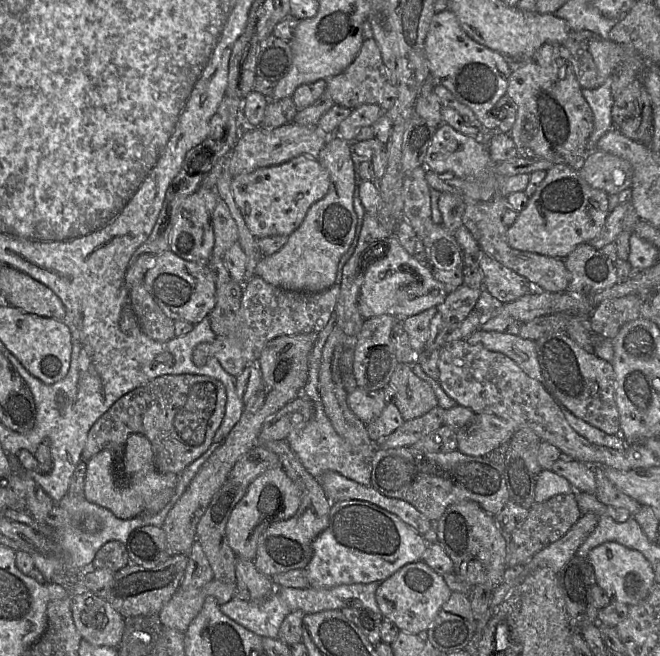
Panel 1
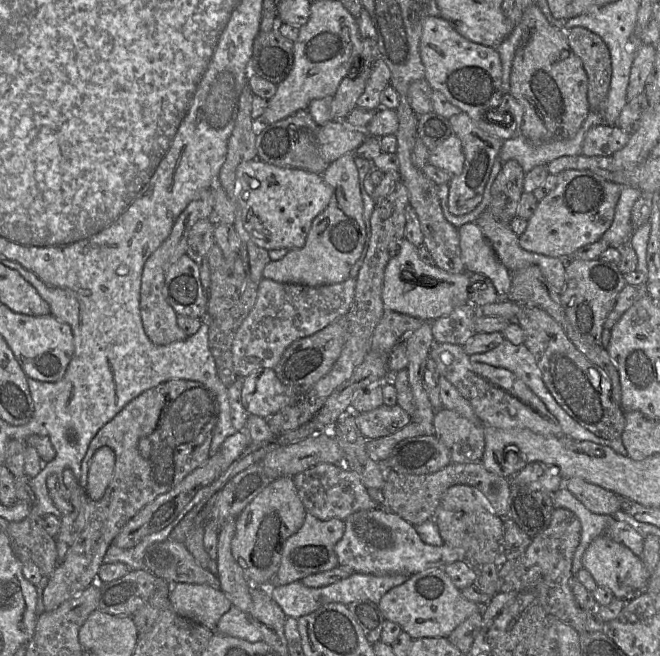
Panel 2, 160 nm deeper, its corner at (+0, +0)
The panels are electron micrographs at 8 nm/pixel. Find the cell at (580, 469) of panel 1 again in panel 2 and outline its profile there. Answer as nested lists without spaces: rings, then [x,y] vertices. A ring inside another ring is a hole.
[[[573,477],[563,479],[563,487],[592,513],[614,515],[620,511],[620,497],[600,486]]]

